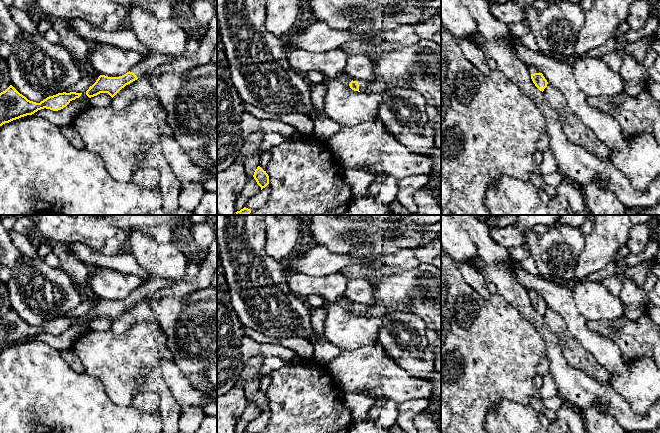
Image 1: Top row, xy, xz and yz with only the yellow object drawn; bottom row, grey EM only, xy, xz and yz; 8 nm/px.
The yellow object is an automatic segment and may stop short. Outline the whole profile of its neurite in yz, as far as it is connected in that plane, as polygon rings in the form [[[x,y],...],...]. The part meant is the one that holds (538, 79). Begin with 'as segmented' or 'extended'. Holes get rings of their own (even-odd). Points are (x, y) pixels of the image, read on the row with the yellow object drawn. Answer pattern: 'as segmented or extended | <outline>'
extended | [[[529,66],[528,69],[533,83],[540,91],[543,92],[544,89],[547,87],[547,84],[548,84],[547,80],[545,79],[543,74],[537,67]]]

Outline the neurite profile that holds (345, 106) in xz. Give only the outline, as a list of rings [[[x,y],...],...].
[[[345,72],[334,77],[324,77],[325,115],[344,127],[380,119],[381,94],[354,91],[349,86],[351,81]]]

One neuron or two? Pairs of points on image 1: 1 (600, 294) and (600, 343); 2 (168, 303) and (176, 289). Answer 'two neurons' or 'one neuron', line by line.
1: two neurons
2: two neurons

